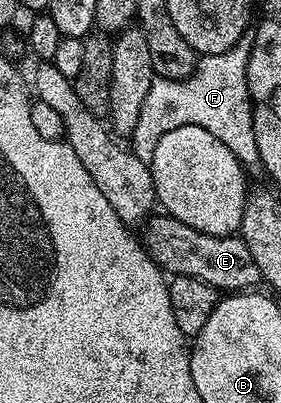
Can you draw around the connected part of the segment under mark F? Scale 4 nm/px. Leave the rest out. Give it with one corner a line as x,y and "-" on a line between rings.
245,35
237,44
229,47
229,51
200,56
190,77
180,81
156,77
149,87
149,92
145,94
145,104
142,105
141,115
137,118
137,127
129,138
129,148
137,155
137,159
149,163
161,135
174,131
177,127
192,125
205,127
209,135
217,135
217,139
221,139
221,143
225,143
225,147
229,147
229,151
237,155
244,170
251,173
262,170
247,82
249,55
254,42
254,36

